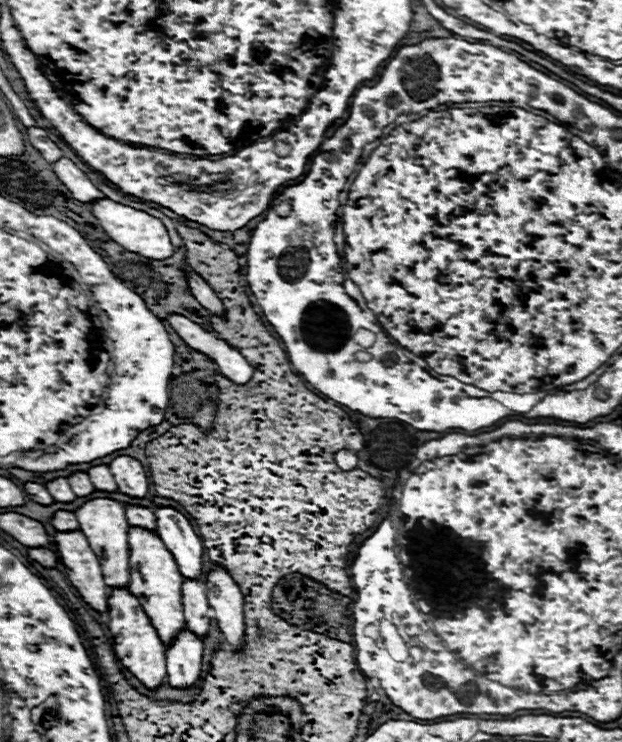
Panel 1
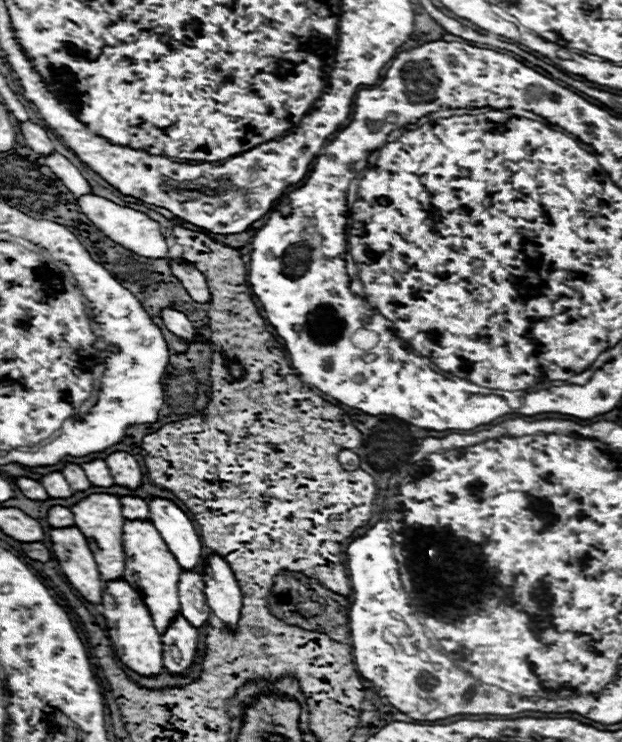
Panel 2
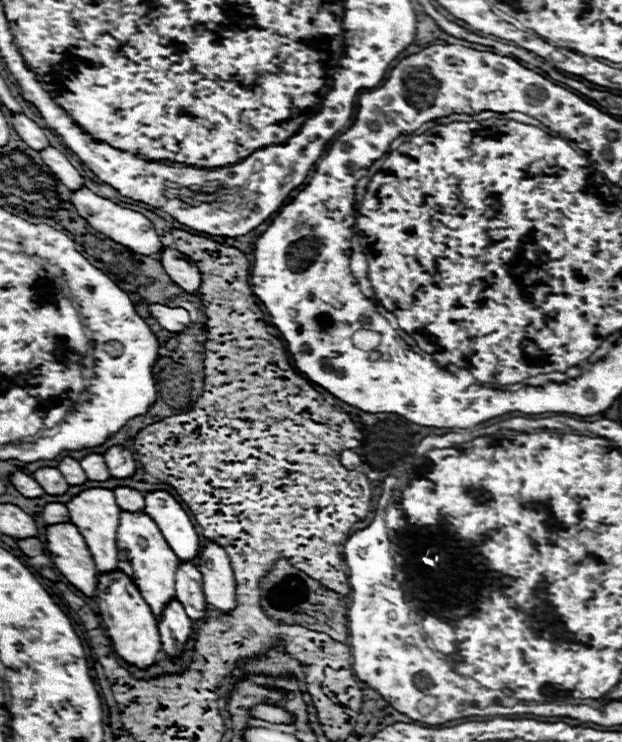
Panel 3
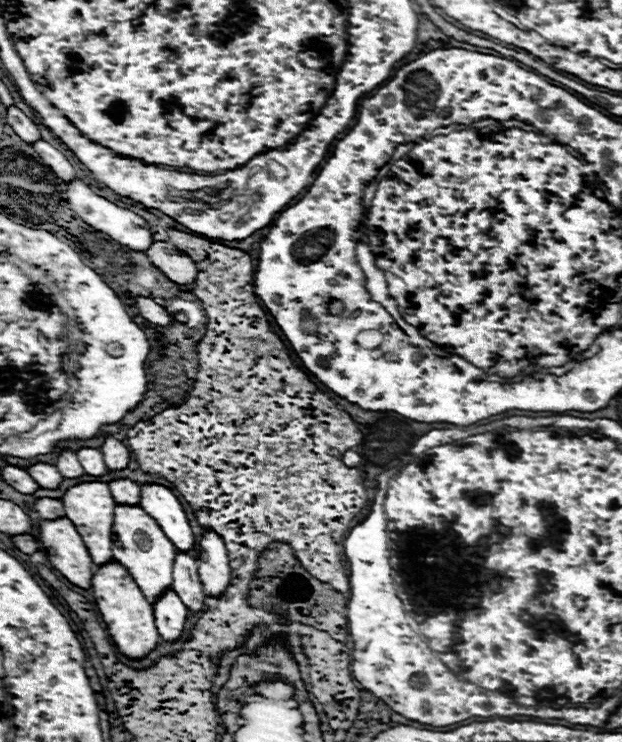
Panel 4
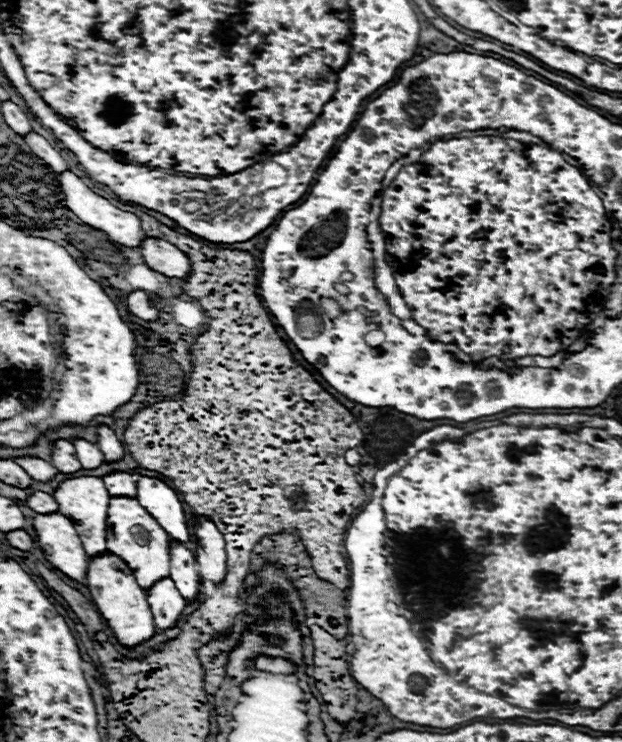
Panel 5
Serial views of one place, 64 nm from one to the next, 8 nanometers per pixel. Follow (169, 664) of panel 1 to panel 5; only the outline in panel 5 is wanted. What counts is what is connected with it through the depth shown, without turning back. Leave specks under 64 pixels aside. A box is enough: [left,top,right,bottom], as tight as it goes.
[146,576,186,628]

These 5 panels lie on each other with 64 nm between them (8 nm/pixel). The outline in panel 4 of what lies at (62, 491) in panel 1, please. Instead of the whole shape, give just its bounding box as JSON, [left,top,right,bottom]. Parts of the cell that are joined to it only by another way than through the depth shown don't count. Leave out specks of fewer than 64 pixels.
[26,462,62,488]

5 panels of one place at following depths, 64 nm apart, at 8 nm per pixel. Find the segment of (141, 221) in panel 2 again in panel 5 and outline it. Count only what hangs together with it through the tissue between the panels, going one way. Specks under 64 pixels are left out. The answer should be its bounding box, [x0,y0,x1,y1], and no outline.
[60,170,146,248]

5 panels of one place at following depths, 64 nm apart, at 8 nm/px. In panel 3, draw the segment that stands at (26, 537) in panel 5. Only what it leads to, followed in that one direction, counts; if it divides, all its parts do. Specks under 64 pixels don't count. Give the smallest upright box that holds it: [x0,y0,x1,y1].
[16,538,44,556]

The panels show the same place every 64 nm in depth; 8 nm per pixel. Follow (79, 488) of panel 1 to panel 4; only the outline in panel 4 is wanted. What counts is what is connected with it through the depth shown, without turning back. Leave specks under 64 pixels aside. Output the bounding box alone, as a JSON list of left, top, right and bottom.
[56,448,84,478]

